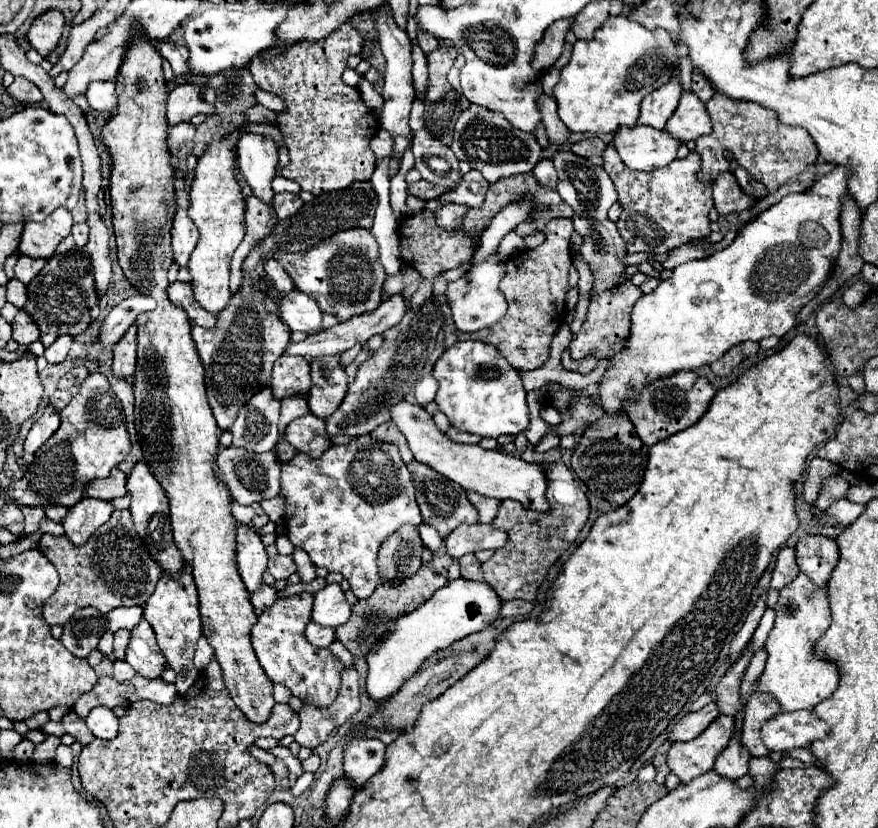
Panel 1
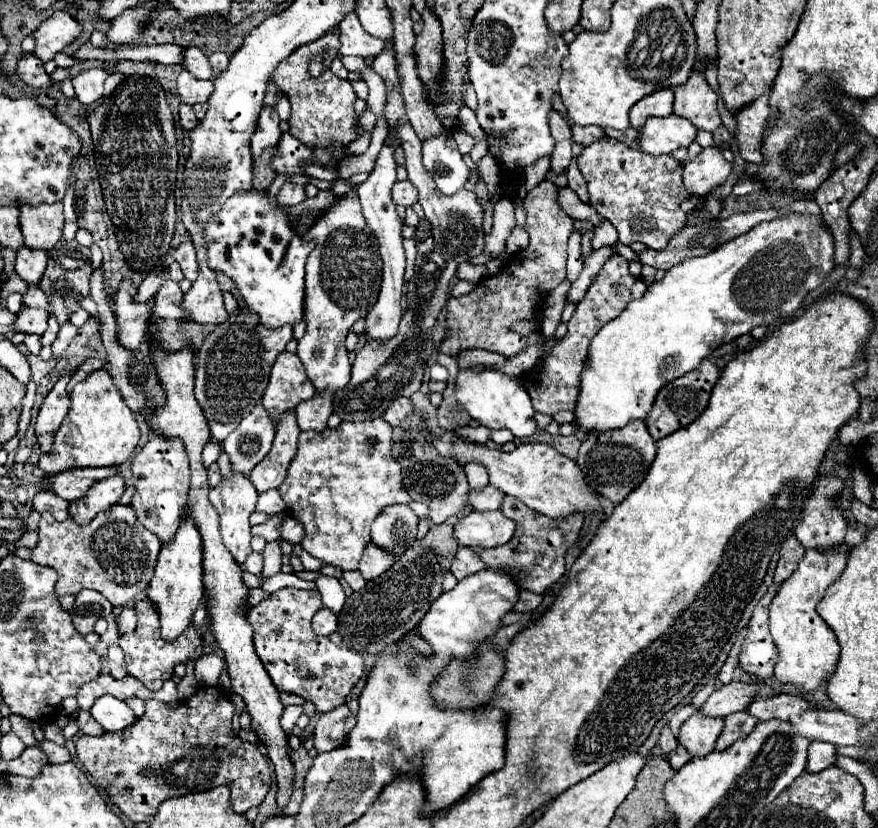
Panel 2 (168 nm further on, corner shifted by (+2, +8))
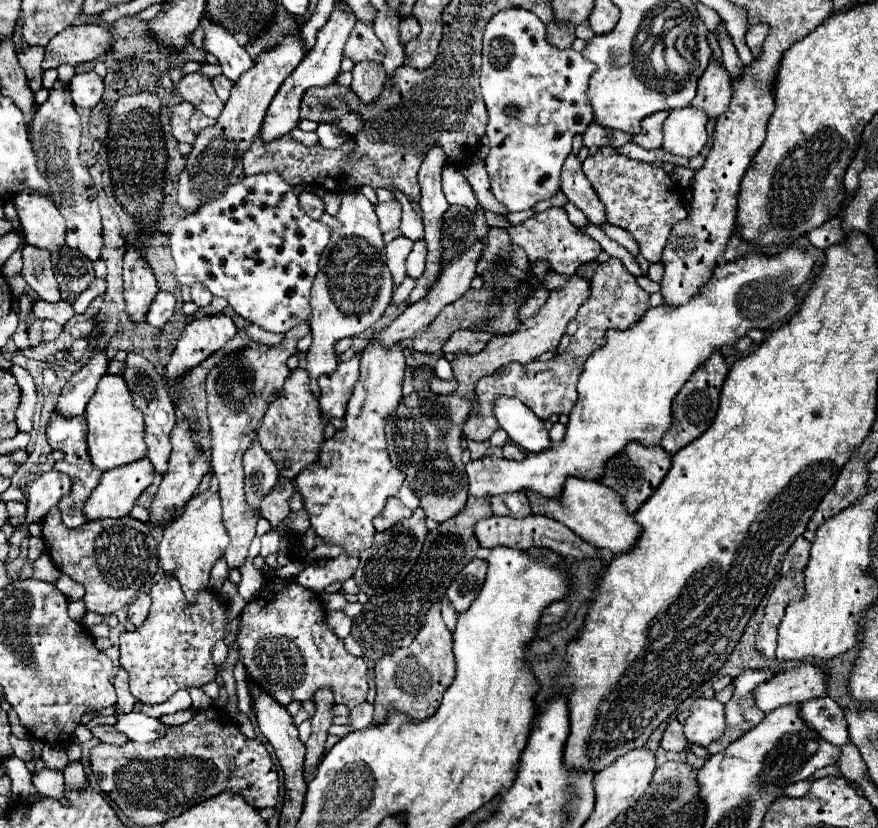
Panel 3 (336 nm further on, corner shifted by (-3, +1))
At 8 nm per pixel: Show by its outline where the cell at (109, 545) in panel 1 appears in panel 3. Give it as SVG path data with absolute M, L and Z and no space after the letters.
M55 506L41 520L41 528L41 536L55 566L85 586L87 594L83 602L91 612L111 614L125 608L157 572L157 542L151 536L149 526L135 518L89 520L79 528L67 528Z

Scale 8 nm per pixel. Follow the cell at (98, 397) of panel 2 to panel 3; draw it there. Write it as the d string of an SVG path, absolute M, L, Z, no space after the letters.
M103 376L93 398L87 404L87 424L89 424L89 456L91 462L99 470L111 470L117 466L131 464L147 454L147 446L143 440L145 434L145 422L143 412L133 404L131 392L121 376Z

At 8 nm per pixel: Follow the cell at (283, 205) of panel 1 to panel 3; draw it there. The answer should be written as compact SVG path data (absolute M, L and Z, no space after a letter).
M301 192L299 194L299 202L301 202L301 208L315 220L321 220L323 212L325 212L325 204L323 200L317 196L317 194L311 194L311 192Z

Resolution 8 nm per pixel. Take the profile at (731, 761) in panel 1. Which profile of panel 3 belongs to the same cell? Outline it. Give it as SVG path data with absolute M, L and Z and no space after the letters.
M775 668L775 670L763 670L763 672L759 672L759 670L747 670L747 672L739 674L737 680L733 680L733 696L725 704L727 728L725 728L721 740L713 740L707 746L709 754L717 754L717 752L725 750L735 738L743 736L745 732L749 732L751 728L755 728L765 718L763 712L759 712L759 708L755 708L753 690L759 684L763 684L763 680L769 680L777 672L779 672L779 668Z

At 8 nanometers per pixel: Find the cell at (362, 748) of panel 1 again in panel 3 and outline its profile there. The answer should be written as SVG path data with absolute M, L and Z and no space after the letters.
M363 702L359 708L351 710L351 724L355 730L363 730L369 726L369 720L373 720L373 706L369 702Z

